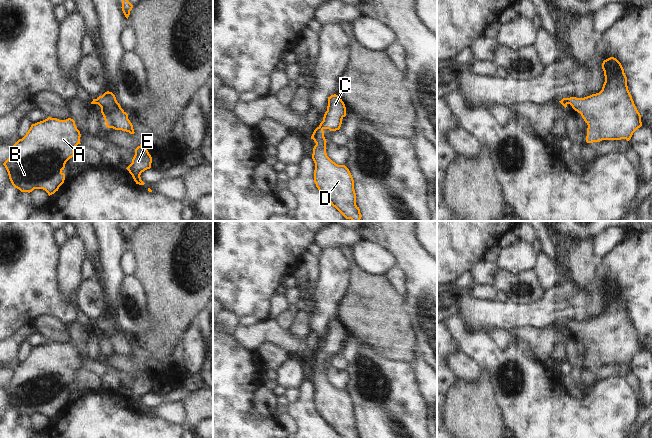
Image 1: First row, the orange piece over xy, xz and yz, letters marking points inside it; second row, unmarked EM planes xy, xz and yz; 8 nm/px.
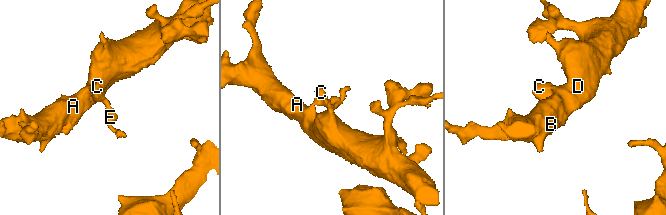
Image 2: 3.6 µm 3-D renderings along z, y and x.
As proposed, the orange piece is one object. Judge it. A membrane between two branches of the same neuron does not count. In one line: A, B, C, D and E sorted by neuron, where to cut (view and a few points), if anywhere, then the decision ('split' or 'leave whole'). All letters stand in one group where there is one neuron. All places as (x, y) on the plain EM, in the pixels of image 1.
A B C D E | no cut | leave whole

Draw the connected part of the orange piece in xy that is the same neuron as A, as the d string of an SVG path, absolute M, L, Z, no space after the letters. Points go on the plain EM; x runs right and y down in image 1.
M71 342L47 343L32 348L3 387L12 409L21 416L43 413L54 418L64 407L62 396L80 367L80 355Z

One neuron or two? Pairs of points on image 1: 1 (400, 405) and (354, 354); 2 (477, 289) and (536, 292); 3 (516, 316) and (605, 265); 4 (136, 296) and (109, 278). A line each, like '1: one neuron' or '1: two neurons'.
1: one neuron
2: two neurons
3: one neuron
4: two neurons

